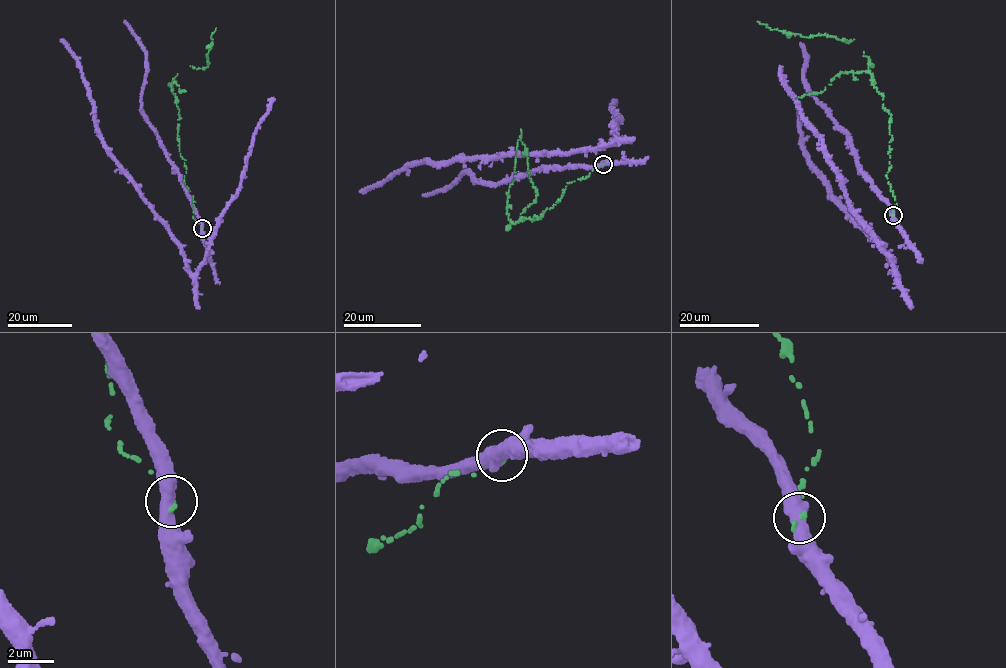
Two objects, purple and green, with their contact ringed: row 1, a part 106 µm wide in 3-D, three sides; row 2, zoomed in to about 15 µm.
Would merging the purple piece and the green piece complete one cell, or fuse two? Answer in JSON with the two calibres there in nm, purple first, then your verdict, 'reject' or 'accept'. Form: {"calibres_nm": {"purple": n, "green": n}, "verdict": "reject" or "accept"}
{"calibres_nm": {"purple": 480, "green": 160}, "verdict": "reject"}

